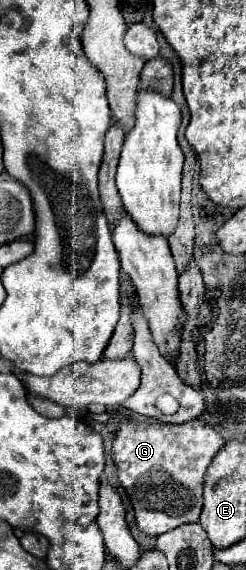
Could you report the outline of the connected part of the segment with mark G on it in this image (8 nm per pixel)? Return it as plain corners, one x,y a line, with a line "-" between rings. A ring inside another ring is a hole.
133,419
119,423
111,455
119,483
131,499
141,533
157,537
183,523
199,521
203,505
203,477
223,445
223,437
203,419
193,419
181,425

